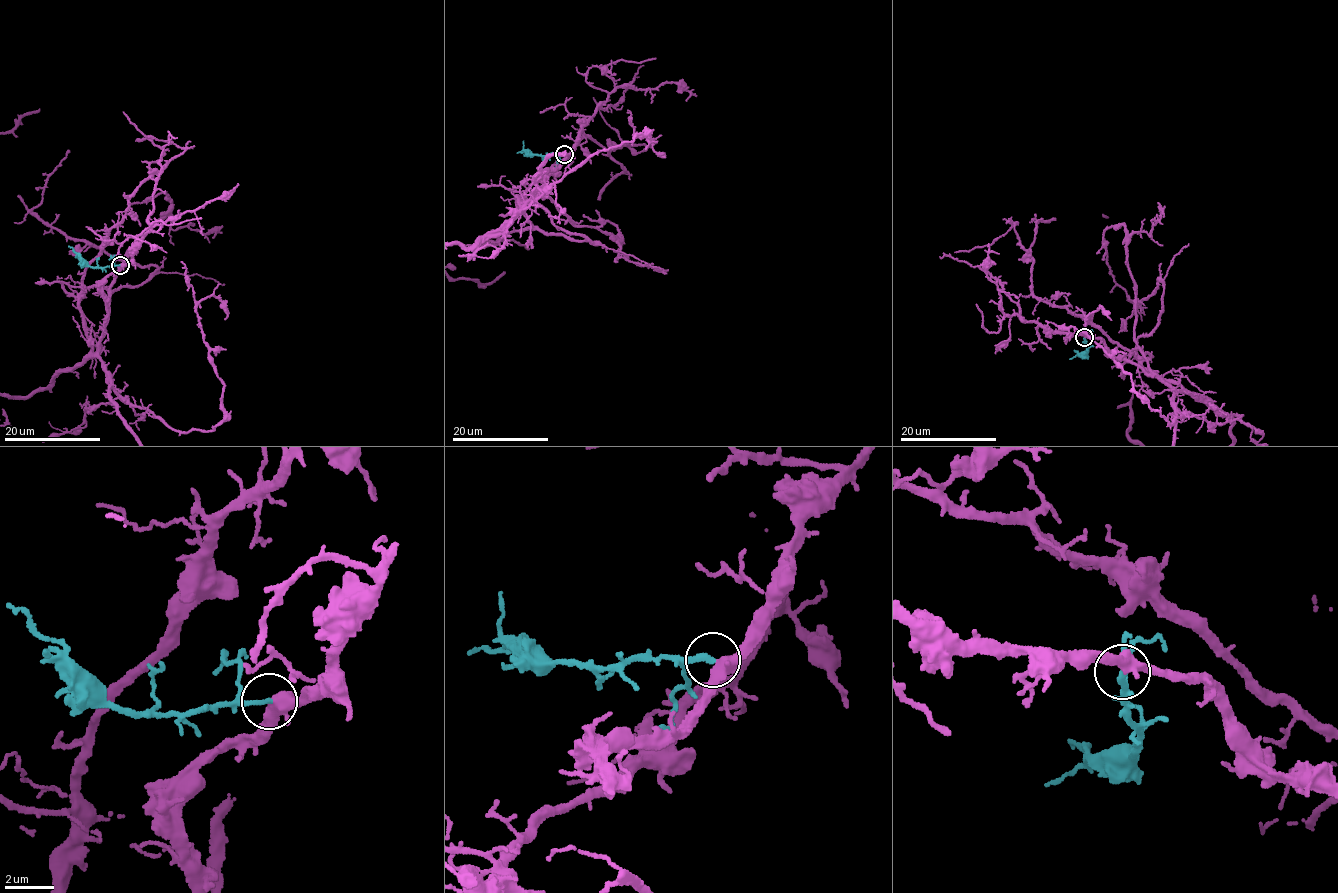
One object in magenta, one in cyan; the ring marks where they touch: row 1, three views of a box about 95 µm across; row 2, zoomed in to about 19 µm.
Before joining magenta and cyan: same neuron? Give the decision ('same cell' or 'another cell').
same cell

